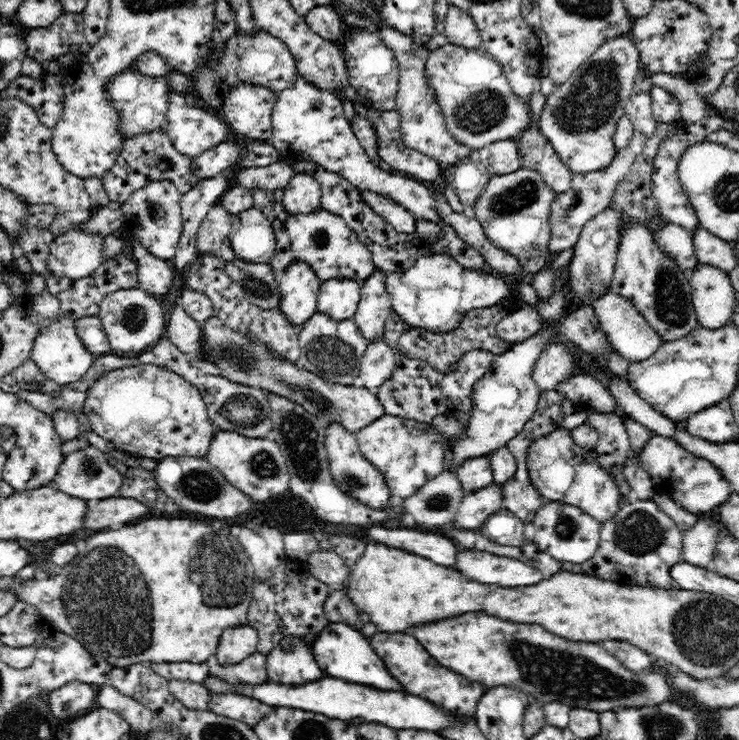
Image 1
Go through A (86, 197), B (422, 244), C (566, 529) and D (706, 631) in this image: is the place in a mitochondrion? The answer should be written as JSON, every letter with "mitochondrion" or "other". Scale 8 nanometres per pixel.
{"A":"other","B":"other","C":"mitochondrion","D":"mitochondrion"}

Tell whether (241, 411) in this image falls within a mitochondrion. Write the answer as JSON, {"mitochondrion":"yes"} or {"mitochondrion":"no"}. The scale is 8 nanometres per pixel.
{"mitochondrion":"yes"}

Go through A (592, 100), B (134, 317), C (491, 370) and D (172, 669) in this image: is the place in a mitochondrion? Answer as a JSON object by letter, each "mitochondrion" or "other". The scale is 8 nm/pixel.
{"A":"mitochondrion","B":"mitochondrion","C":"other","D":"other"}

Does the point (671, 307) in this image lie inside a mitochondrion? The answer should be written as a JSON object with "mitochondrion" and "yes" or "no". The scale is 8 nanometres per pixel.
{"mitochondrion":"yes"}

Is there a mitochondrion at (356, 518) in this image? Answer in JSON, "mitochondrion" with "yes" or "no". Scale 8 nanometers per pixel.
{"mitochondrion":"no"}

